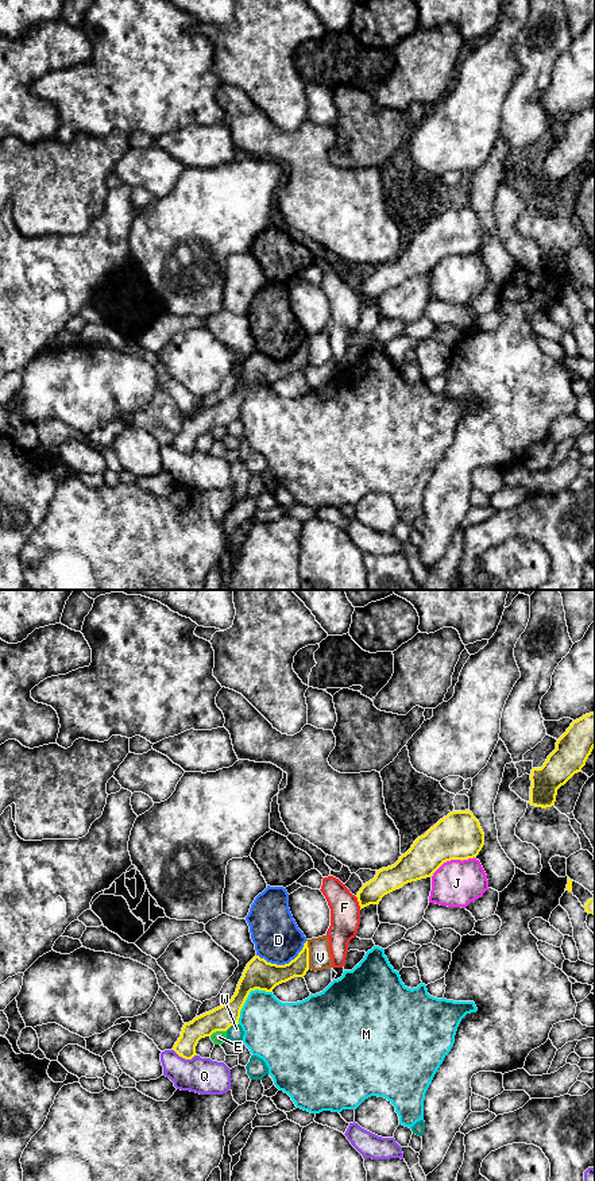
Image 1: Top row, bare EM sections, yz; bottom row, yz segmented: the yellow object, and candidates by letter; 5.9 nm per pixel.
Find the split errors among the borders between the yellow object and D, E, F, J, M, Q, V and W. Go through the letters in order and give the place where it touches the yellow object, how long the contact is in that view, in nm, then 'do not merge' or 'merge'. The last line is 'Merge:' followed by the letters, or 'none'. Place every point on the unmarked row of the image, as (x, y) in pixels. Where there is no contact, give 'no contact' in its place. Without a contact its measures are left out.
D: meets yellow in yz at (285, 359); contact 320 nm long; do not merge
E: meets yellow in yz at (217, 425); contact 110 nm long; do not merge
F: meets yellow in yz at (359, 298); contact 90 nm long; do not merge
J: meets yellow in yz at (452, 254); contact 280 nm long; do not merge
M: meets yellow in yz at (247, 392); contact 280 nm long; do not merge
Q: meets yellow in yz at (185, 454); contact 150 nm long; do not merge
V: meets yellow in yz at (308, 350); contact 180 nm long; do not merge
W: meets yellow in yz at (231, 420); contact 90 nm long; do not merge
Merge: none

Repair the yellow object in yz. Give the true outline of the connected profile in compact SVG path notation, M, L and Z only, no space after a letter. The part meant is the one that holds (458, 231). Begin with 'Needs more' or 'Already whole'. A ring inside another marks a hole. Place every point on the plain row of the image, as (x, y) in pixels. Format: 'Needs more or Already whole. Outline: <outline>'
Already whole. Outline: M471 207L449 208L418 232L394 260L376 266L375 273L363 279L356 290L360 305L379 300L385 290L407 278L433 271L447 256L476 252L483 240L484 228Z

